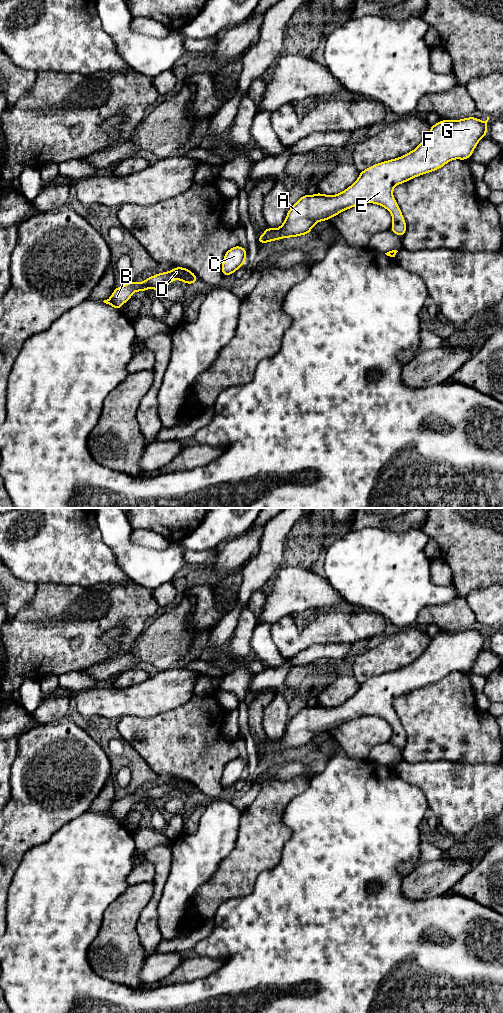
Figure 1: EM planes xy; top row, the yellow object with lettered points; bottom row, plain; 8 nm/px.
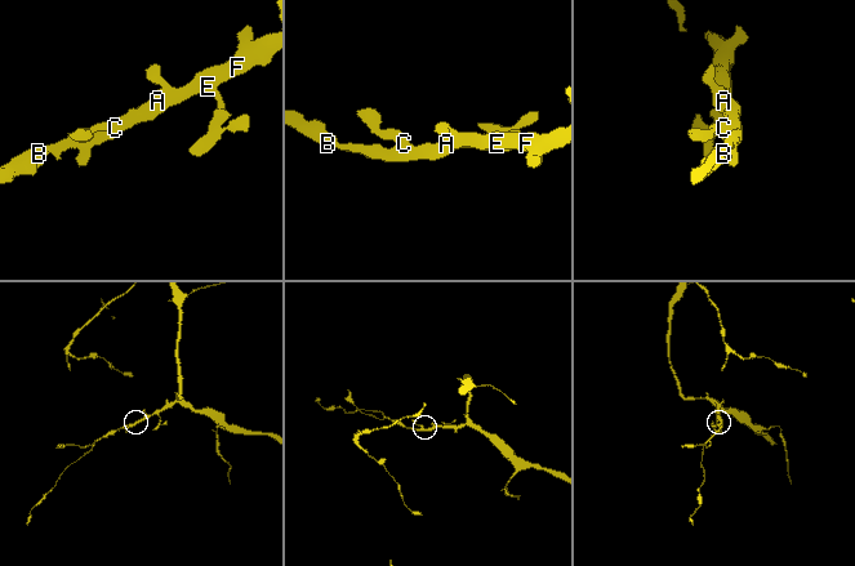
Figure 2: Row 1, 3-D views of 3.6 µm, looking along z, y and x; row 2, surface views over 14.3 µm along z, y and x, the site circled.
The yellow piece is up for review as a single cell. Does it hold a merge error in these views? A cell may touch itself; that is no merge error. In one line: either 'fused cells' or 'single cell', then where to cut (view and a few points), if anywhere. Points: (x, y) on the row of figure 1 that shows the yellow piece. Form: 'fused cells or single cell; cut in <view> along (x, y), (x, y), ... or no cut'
single cell; no cut

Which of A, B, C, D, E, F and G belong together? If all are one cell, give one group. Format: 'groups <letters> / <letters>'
groups A B C D E F G

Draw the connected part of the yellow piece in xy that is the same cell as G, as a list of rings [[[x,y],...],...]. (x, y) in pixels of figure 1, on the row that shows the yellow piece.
[[[472,116],[459,120],[442,119],[438,123],[431,125],[430,131],[426,135],[425,139],[414,150],[398,158],[380,162],[366,168],[365,170],[359,173],[358,179],[344,191],[335,195],[326,195],[319,192],[315,193],[314,195],[307,194],[302,195],[301,198],[287,211],[287,216],[283,224],[276,229],[266,227],[263,235],[257,236],[257,242],[265,244],[271,241],[280,240],[282,238],[291,238],[299,237],[301,235],[308,235],[316,223],[320,221],[327,221],[328,219],[337,216],[339,213],[344,212],[347,209],[353,208],[355,206],[358,206],[359,204],[364,203],[378,204],[379,206],[386,208],[391,213],[393,218],[390,230],[394,234],[404,237],[407,230],[407,226],[404,216],[393,196],[394,187],[399,184],[403,184],[415,177],[438,170],[447,163],[449,163],[451,160],[455,159],[468,160],[472,156],[473,151],[478,145],[479,141],[485,136],[487,136],[488,120],[489,117],[487,117],[486,121],[481,121],[479,118]]]

